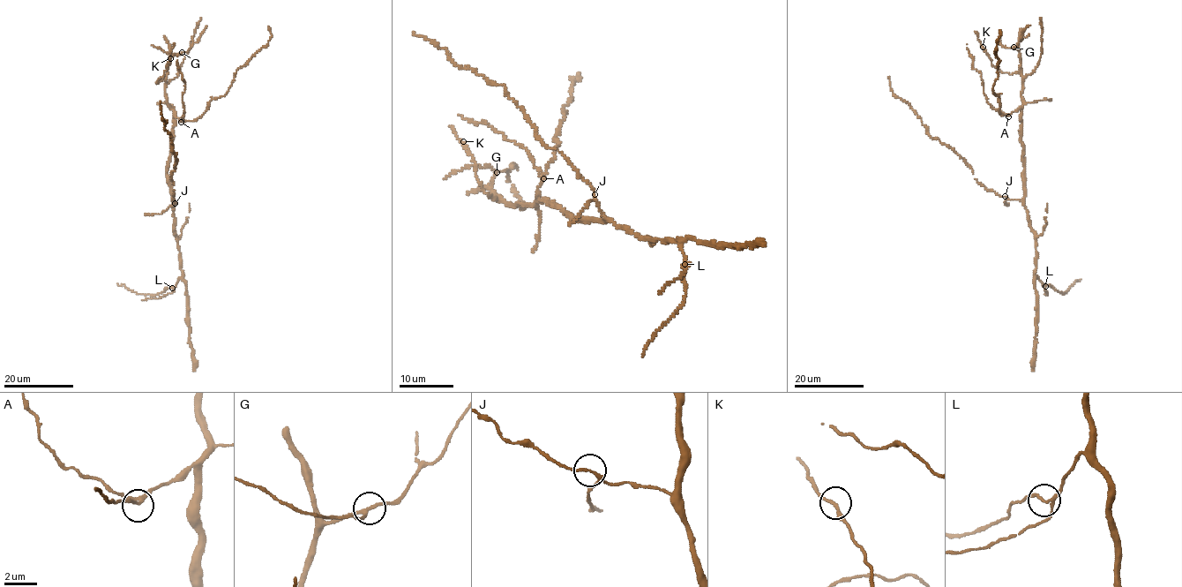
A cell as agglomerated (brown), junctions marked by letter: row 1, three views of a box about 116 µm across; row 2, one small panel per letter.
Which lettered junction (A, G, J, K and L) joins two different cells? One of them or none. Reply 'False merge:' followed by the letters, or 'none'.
False merge: none

